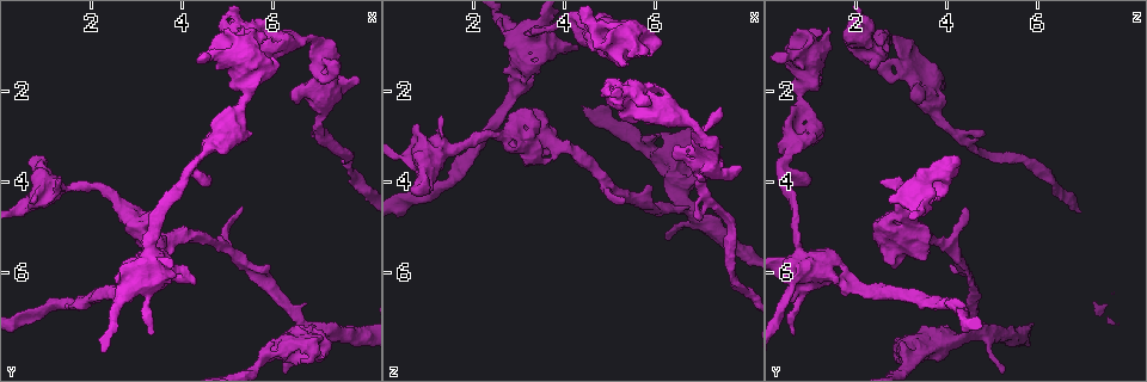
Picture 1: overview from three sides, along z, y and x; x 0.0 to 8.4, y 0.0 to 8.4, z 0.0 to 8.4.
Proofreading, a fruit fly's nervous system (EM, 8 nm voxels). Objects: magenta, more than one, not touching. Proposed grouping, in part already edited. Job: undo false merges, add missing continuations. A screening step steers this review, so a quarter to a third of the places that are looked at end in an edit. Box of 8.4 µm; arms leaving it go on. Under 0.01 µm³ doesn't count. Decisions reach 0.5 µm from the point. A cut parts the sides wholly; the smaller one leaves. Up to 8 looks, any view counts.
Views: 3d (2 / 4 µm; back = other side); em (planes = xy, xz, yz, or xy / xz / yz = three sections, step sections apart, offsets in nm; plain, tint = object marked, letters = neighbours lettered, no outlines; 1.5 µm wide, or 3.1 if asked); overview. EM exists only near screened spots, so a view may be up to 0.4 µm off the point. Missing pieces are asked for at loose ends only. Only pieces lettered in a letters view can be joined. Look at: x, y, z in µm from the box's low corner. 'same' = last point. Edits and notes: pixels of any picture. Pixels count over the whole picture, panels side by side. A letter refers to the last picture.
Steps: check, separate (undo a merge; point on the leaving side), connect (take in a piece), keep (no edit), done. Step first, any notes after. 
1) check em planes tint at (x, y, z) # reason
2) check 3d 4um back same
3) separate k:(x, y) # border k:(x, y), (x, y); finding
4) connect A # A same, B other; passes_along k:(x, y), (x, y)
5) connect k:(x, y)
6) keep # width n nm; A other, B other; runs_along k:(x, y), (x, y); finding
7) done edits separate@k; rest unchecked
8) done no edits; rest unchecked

check em planes tint at (7.70, 3.45, 5.15) # a narrow waist

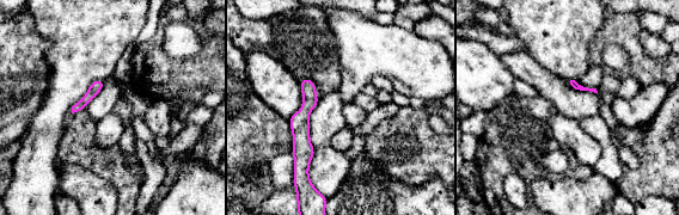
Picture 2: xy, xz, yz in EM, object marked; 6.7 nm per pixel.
check em planes letters same # what lies round it

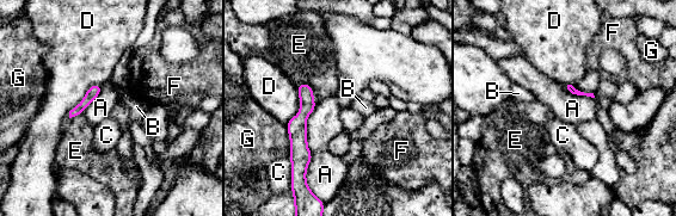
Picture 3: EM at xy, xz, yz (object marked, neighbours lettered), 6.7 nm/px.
keep # A other, B other, C other, D other, E other, F other, G other; border 3:(100, 84), (88, 88), (68, 117); one neuron here

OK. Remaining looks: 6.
check em xz step 8 tint at (5.40, 4.60, 4.45) # branch stops here

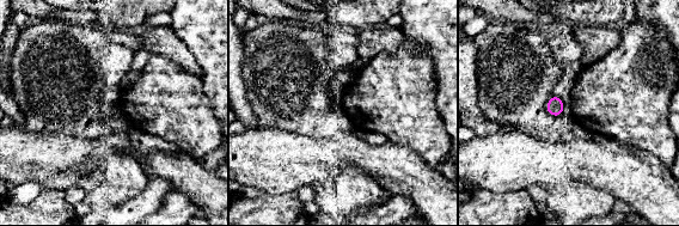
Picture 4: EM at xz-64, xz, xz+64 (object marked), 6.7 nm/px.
check em planes letters same # another direction

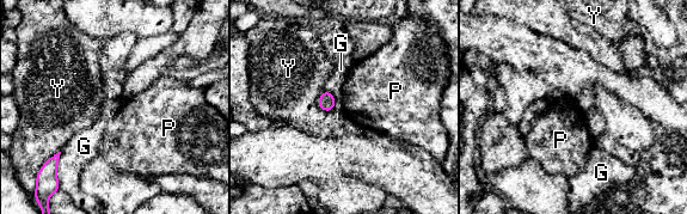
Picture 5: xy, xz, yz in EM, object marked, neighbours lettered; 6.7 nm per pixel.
keep # G other, P other, Y other; border 5:(335, 95), (335, 106), (332, 109); none of them fits

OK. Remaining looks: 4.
check em planes letters at (5.90, 1.25, 1.20) # branch stops here

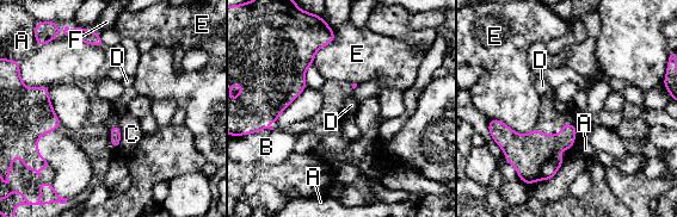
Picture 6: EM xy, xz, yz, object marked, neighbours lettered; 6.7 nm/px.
keep # A other, B other, C other, D other, E other, F other; border 6:(117, 125), (119, 130), (119, 146); no lettered piece goes on from it

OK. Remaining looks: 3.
done no edits; rest unchecked

